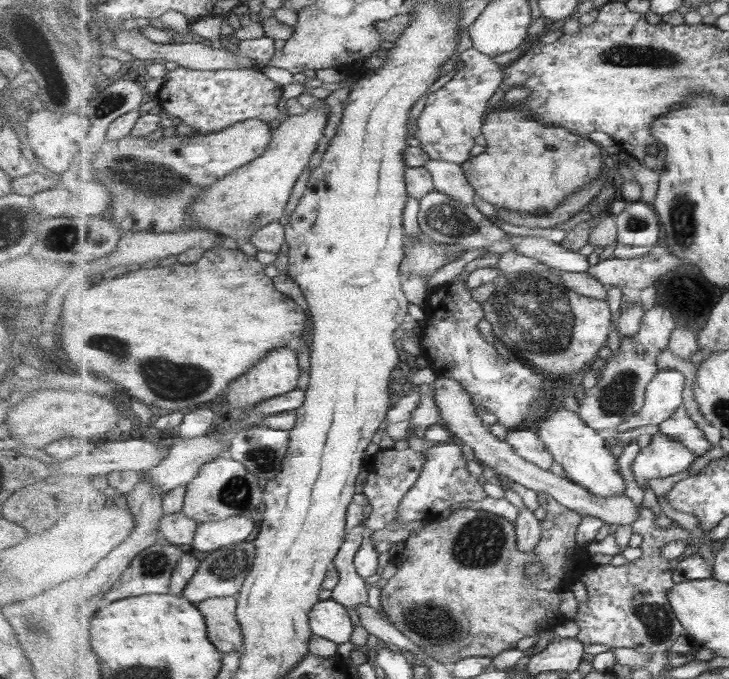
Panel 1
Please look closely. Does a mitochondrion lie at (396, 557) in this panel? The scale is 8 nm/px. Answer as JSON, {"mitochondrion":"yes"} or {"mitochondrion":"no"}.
{"mitochondrion":"no"}

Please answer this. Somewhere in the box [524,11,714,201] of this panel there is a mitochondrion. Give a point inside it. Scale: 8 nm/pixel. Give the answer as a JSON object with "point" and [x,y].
{"point":[625,54]}

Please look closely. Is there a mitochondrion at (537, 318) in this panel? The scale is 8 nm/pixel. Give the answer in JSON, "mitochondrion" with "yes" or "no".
{"mitochondrion":"yes"}

